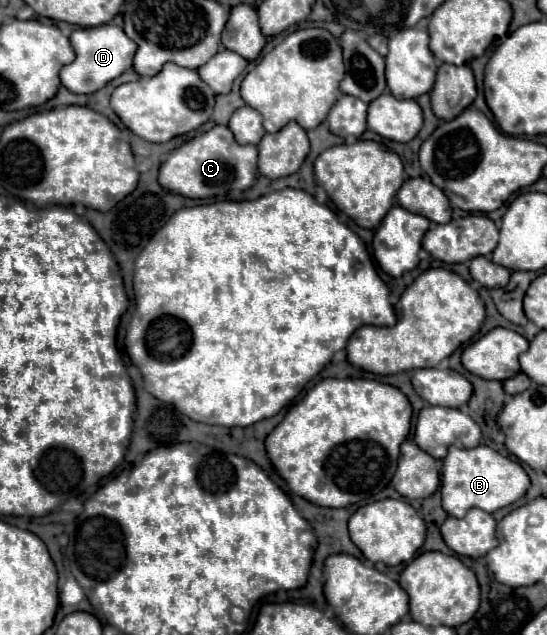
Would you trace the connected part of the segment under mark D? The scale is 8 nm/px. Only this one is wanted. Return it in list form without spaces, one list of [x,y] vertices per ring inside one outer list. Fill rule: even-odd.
[[[100,25],[100,27],[88,27],[88,29],[76,29],[70,35],[70,43],[76,51],[76,59],[66,65],[60,73],[62,85],[70,89],[72,93],[94,93],[102,89],[108,81],[120,77],[126,69],[132,67],[132,59],[136,53],[134,41],[130,41],[122,27],[116,25]]]

